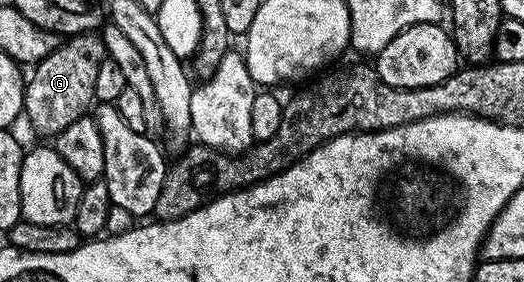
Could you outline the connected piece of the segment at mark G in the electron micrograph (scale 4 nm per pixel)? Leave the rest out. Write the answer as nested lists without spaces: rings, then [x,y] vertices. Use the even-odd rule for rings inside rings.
[[[100,33],[74,34],[66,37],[57,51],[32,67],[33,78],[25,83],[24,117],[41,134],[55,136],[63,128],[86,117],[95,102],[95,75],[107,61],[105,45]],[[89,105],[90,110],[89,110]]]

